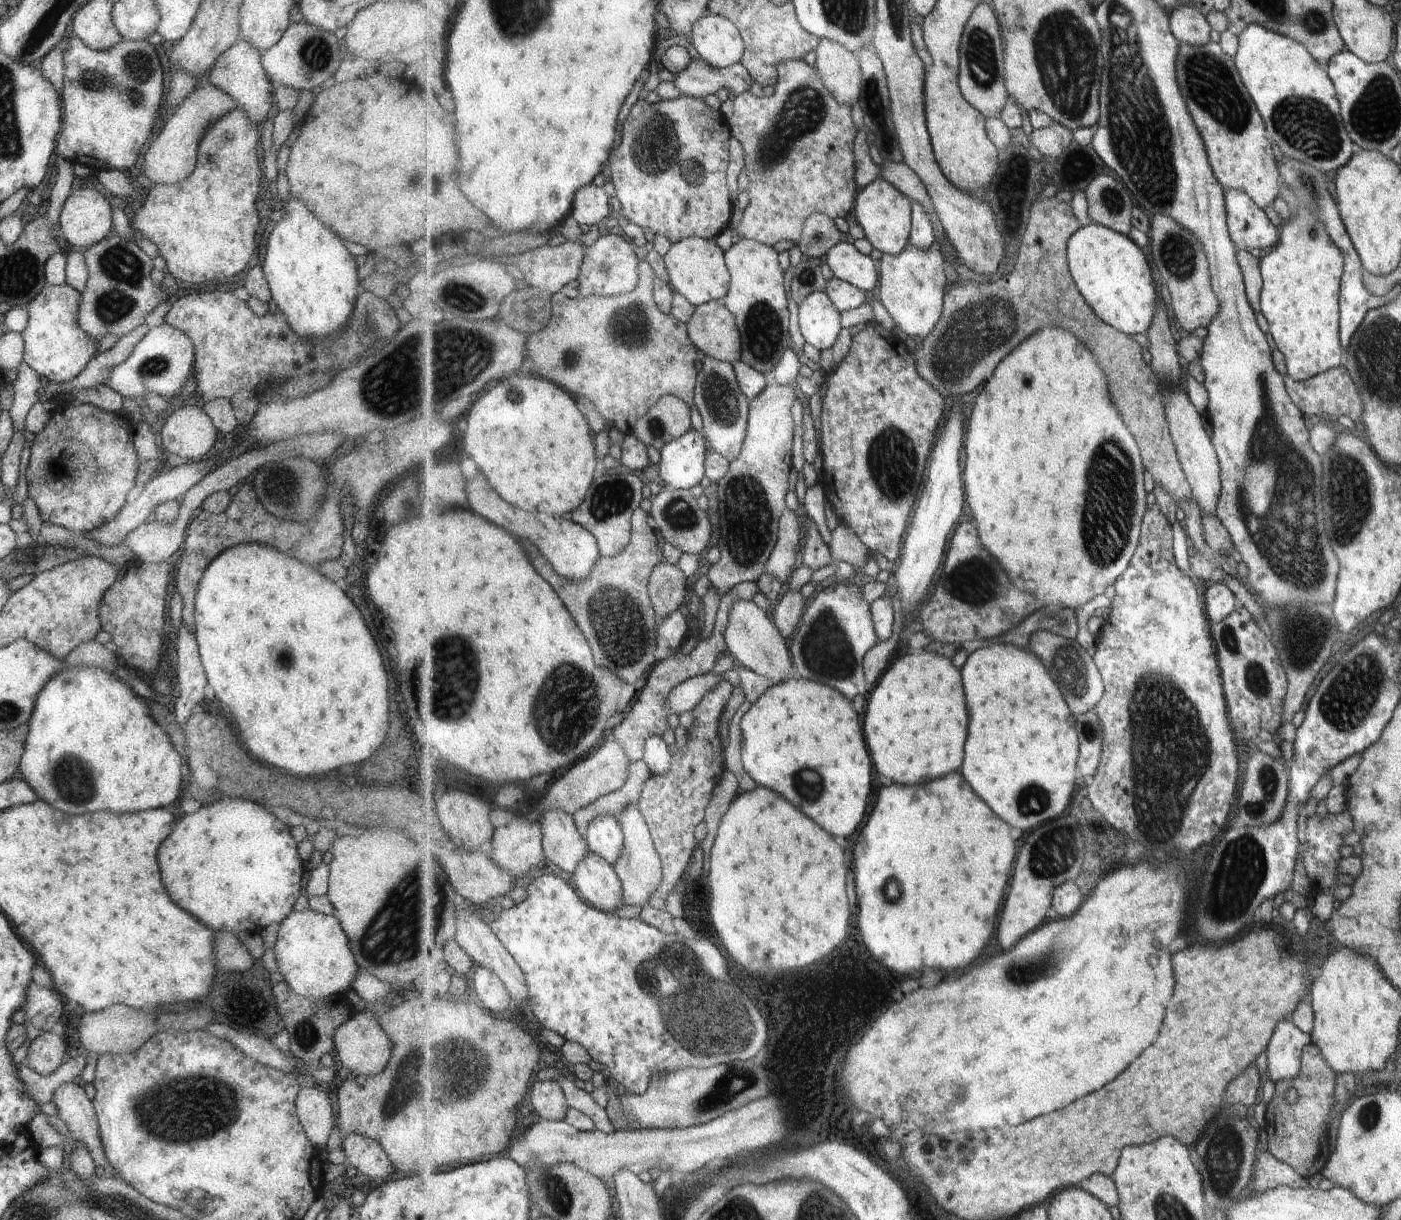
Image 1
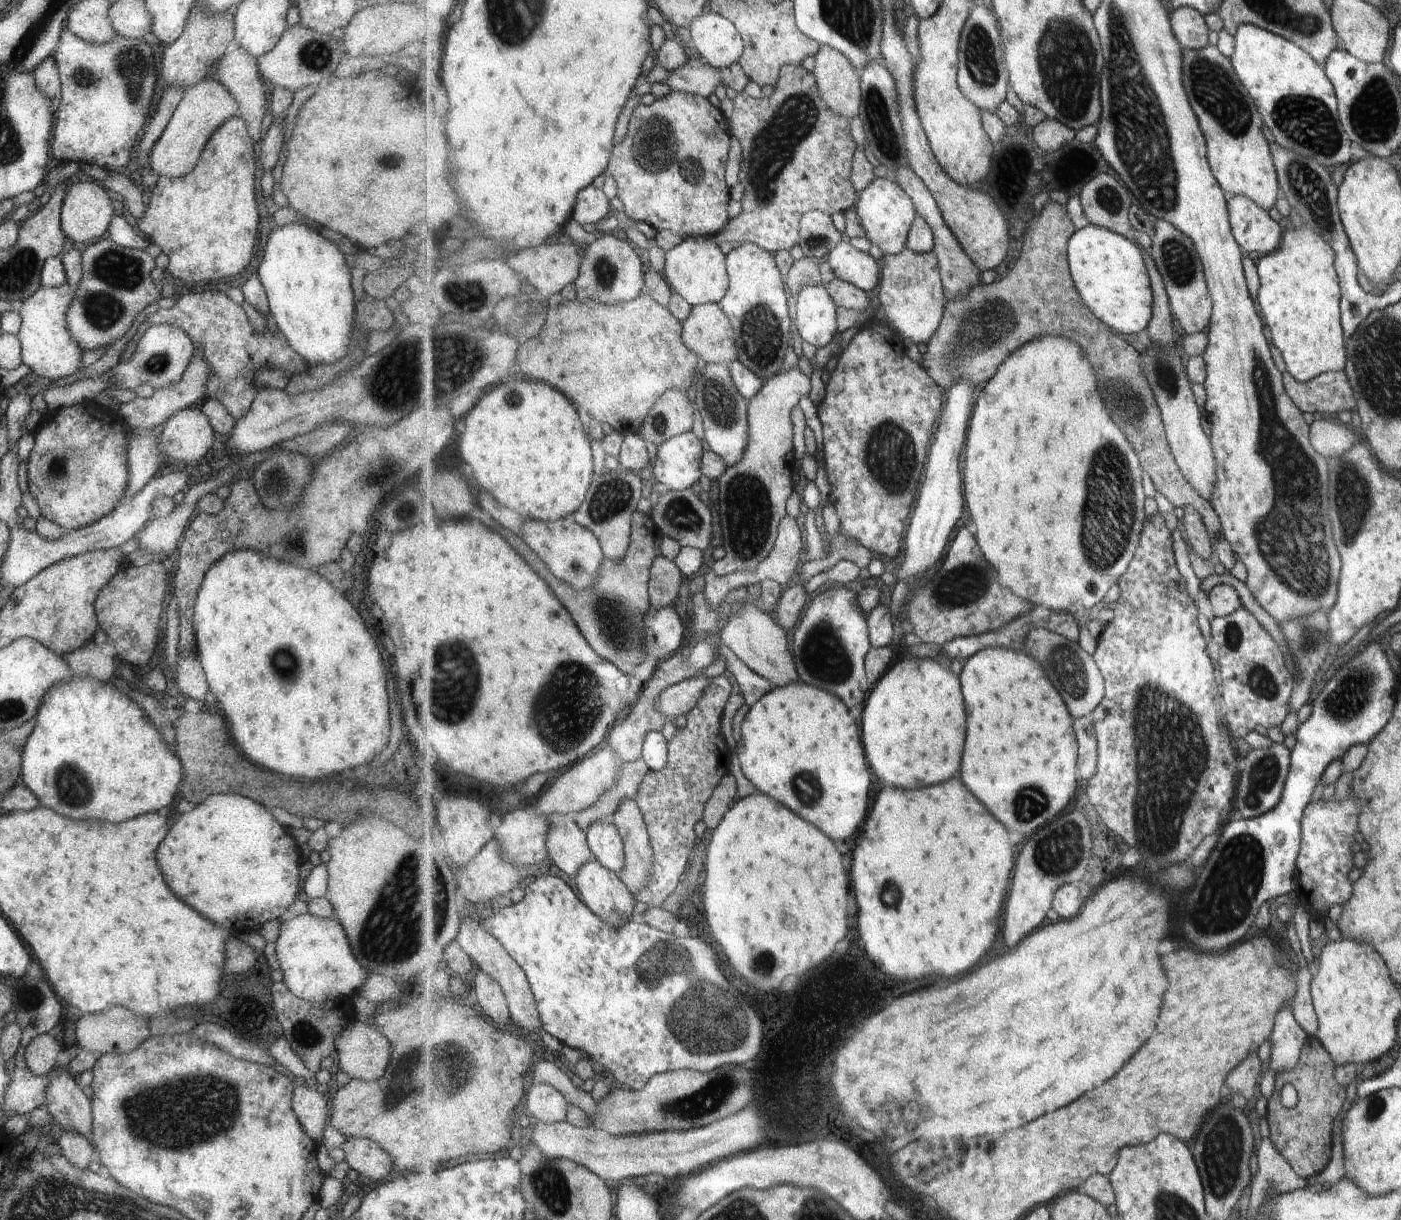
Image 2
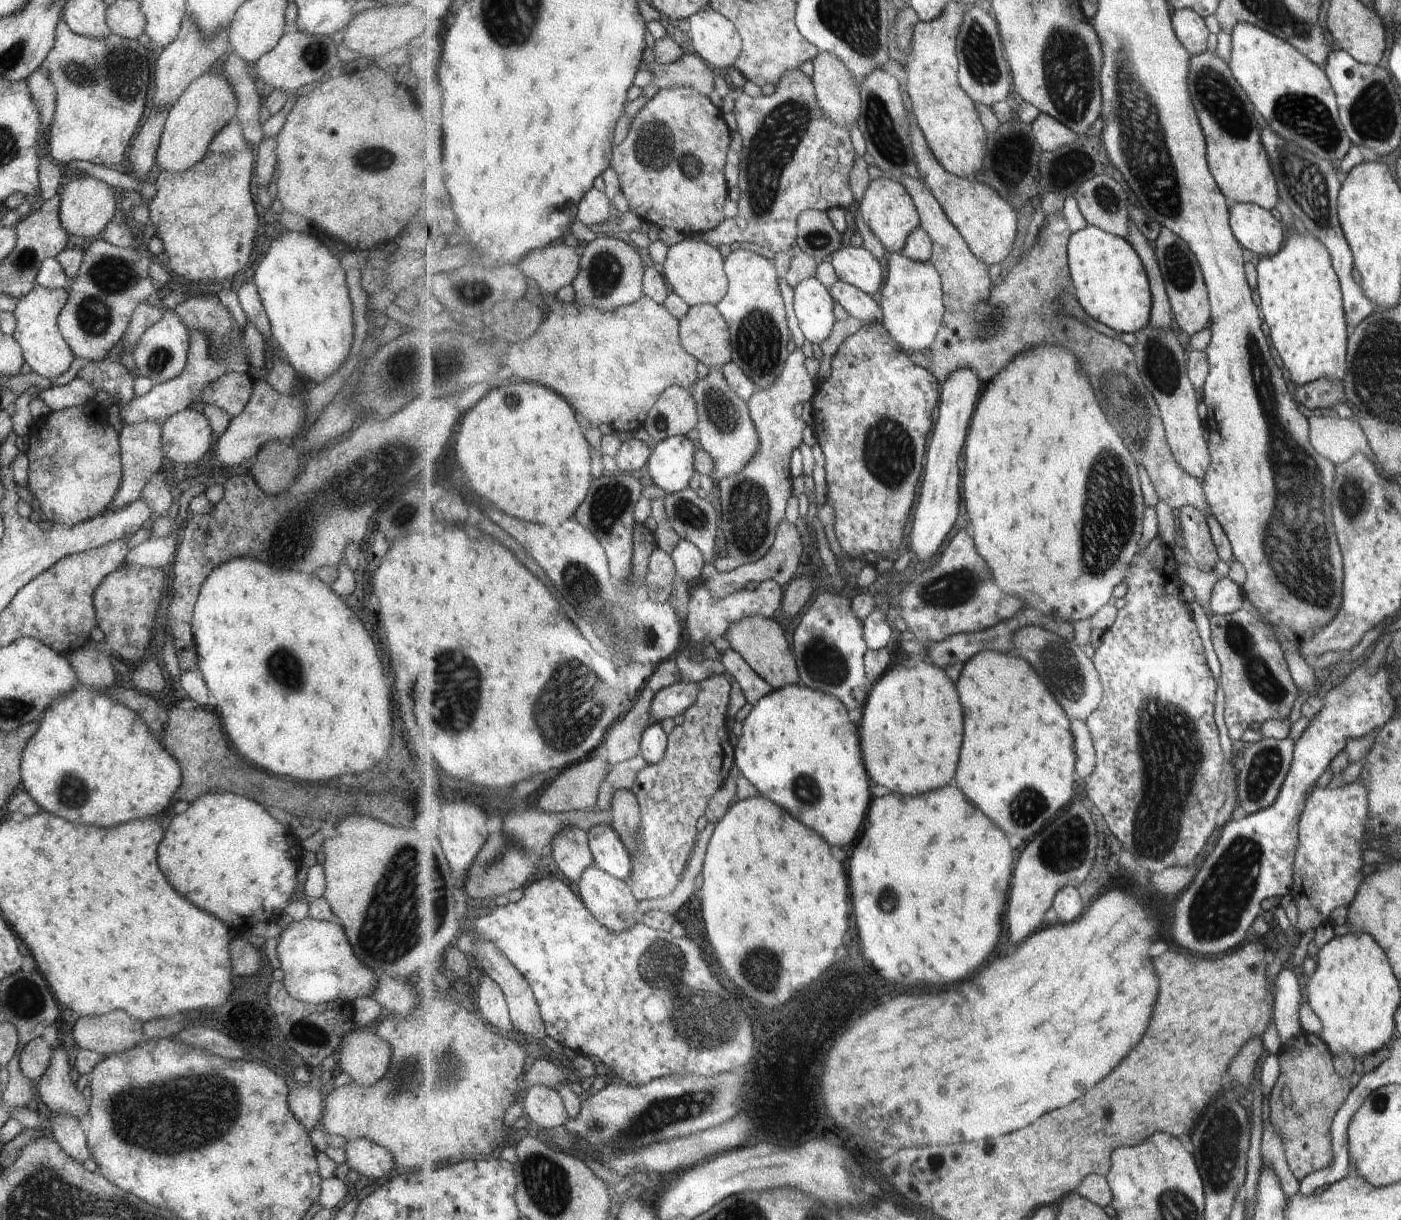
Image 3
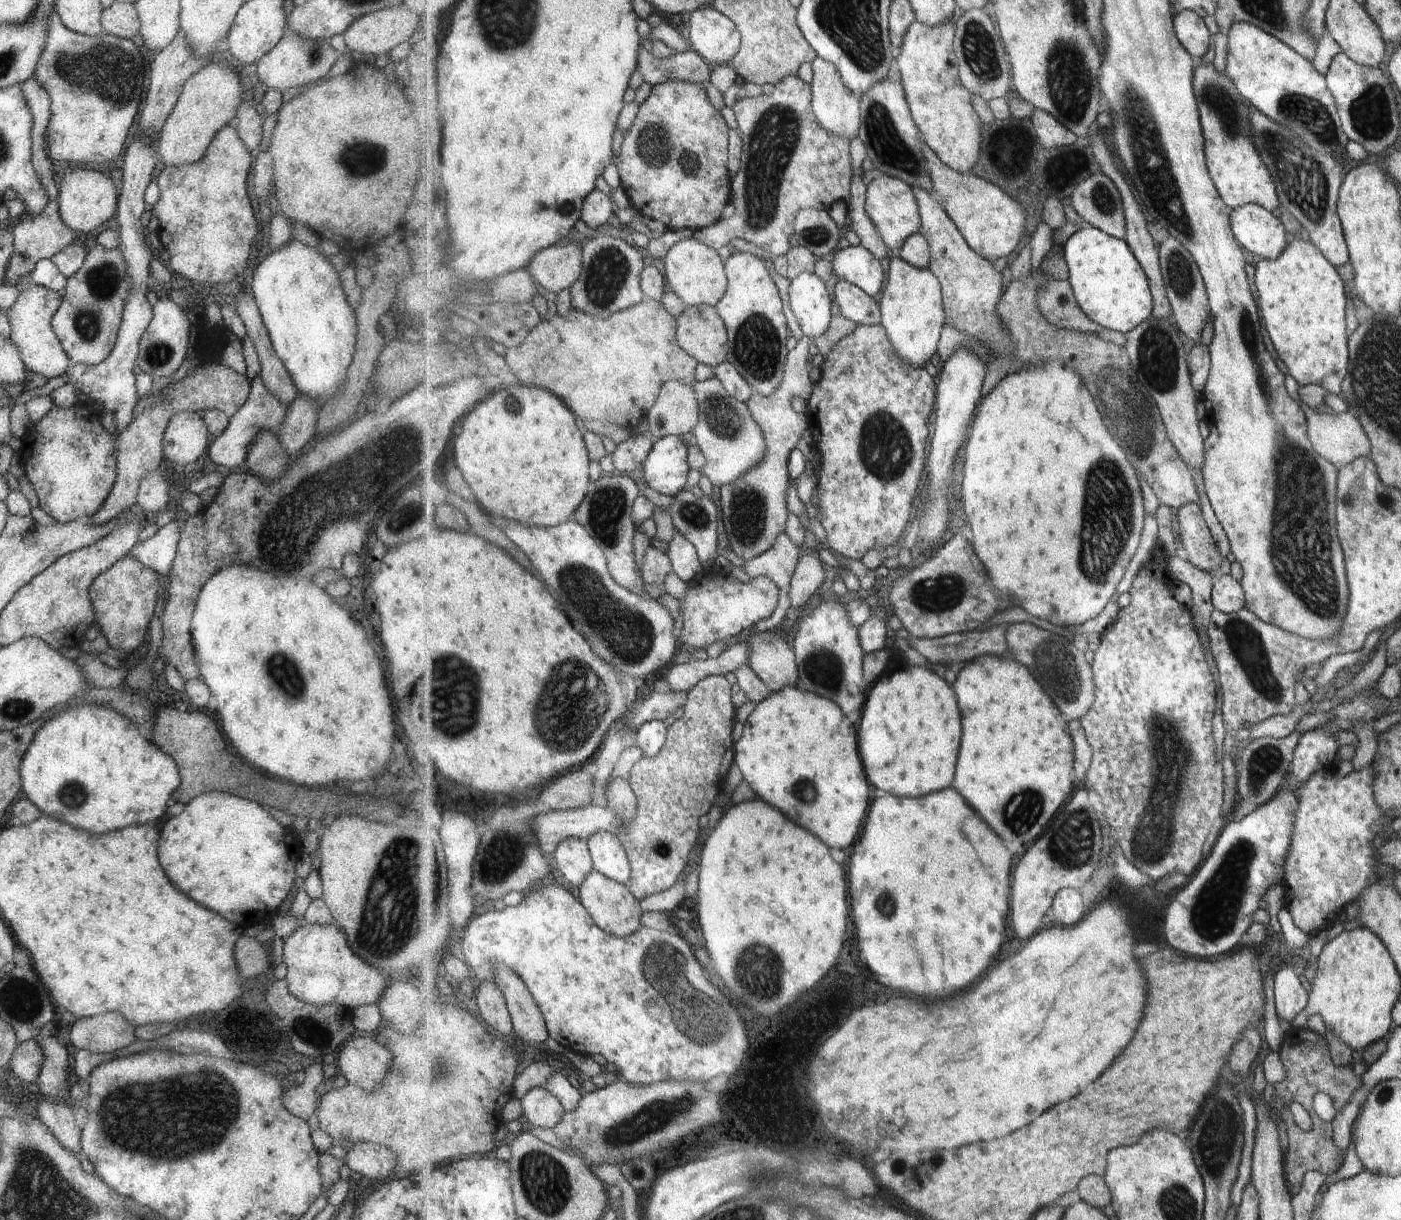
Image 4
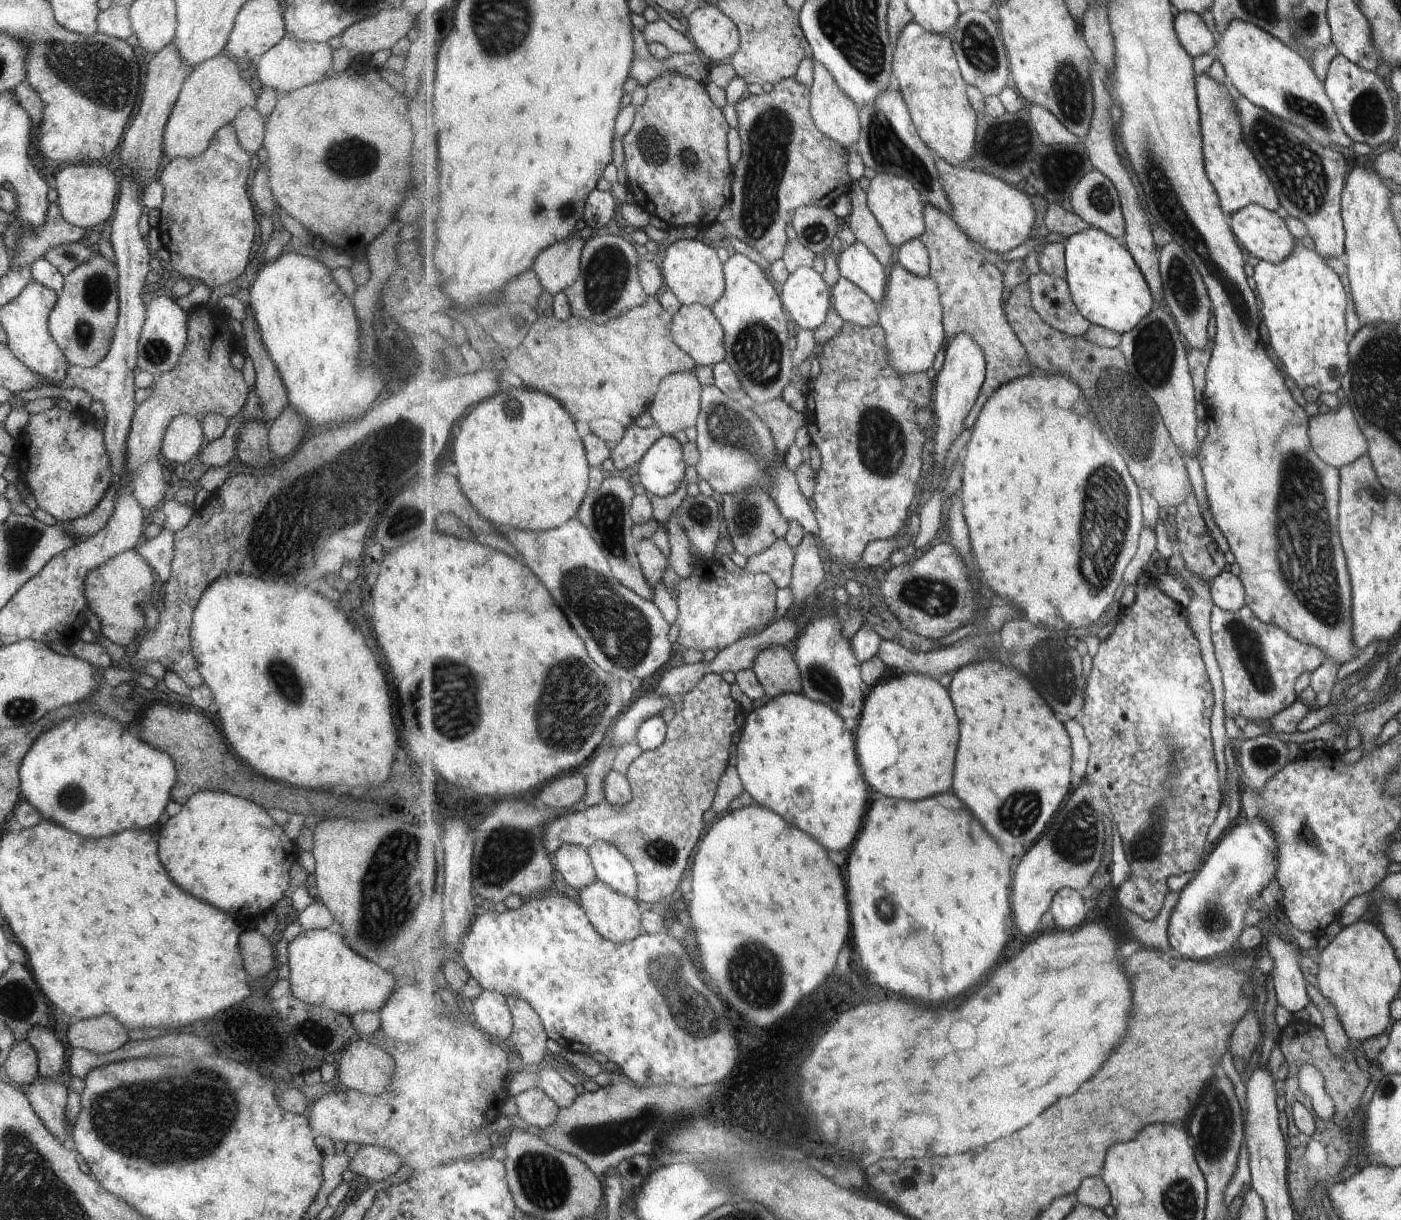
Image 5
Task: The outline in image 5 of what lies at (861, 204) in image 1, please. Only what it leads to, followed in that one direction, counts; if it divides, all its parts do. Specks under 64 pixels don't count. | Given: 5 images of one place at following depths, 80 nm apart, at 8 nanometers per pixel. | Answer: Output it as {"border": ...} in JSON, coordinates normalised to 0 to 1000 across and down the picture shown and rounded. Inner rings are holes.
{"border":[[[627,142],[621,148],[621,155],[619,158],[621,173],[630,186],[637,201],[642,203],[647,198],[657,195],[662,189],[660,178],[660,166],[651,149],[636,142]]]}

